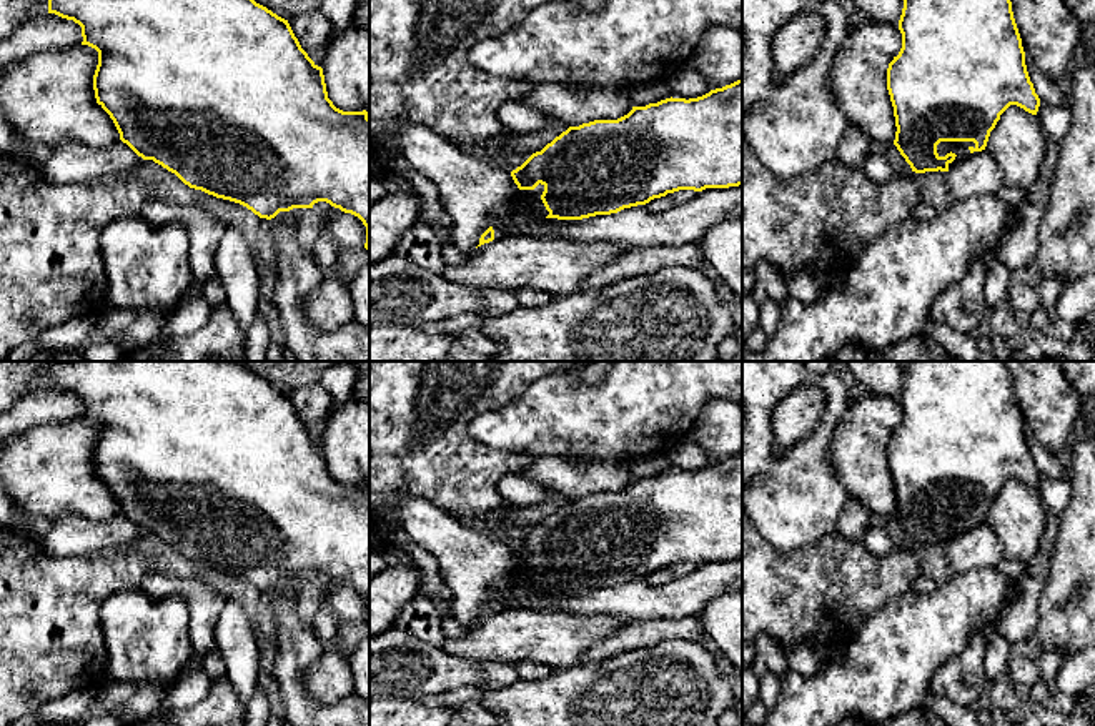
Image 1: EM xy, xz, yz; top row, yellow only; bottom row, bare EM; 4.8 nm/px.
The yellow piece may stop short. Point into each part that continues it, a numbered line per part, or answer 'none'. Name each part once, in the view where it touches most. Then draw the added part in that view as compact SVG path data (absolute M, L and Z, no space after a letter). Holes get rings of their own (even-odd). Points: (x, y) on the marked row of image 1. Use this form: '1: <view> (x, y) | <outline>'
1: yz (961, 149) | M940 142L937 145L937 153L939 157L945 157L947 153L955 153L955 160L952 163L949 163L949 168L967 160L970 155L977 153L977 152L970 152L969 148L974 147L975 148L975 143L974 142Z

